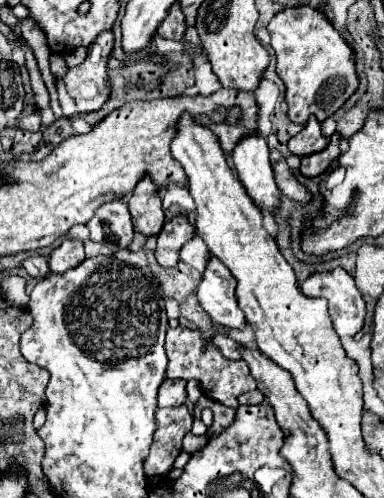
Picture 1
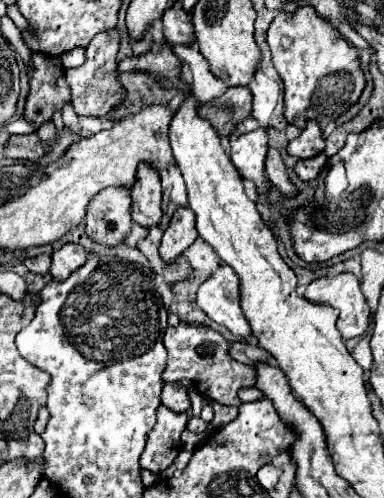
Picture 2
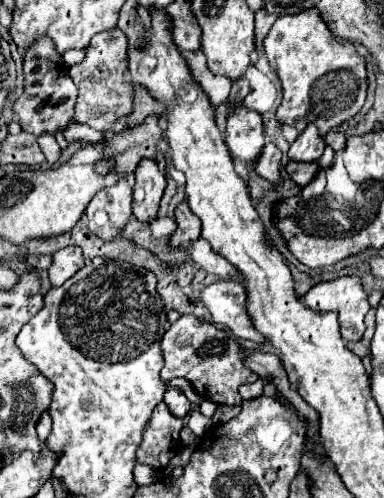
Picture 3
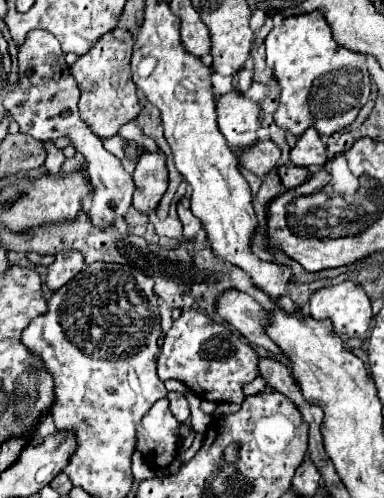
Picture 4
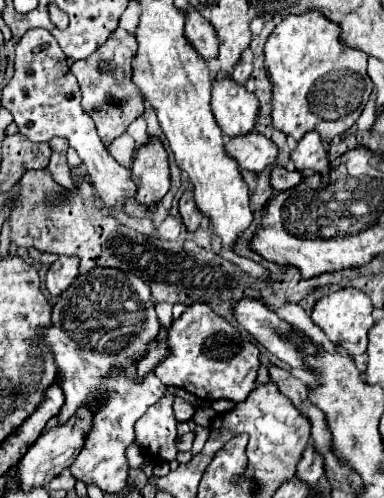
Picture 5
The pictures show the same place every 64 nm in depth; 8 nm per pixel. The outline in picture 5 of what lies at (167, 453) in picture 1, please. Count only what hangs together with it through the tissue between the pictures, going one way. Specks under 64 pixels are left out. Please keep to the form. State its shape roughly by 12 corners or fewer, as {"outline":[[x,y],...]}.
{"outline":[[174,394],[136,422],[136,442],[152,462],[172,462]]}

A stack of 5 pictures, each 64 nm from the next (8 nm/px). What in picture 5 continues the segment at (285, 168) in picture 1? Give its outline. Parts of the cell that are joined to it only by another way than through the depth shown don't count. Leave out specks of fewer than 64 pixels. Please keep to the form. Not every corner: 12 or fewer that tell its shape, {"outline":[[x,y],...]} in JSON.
{"outline":[[252,132],[244,140],[228,140],[228,154],[240,168],[262,172],[278,158],[266,136]]}

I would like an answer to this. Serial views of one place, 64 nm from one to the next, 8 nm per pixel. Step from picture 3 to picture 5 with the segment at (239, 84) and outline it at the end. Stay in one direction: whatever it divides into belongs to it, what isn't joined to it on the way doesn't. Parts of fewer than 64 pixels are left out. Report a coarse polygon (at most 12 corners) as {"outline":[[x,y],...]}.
{"outline":[[240,60],[230,74],[236,84],[244,86],[252,74],[252,64]]}

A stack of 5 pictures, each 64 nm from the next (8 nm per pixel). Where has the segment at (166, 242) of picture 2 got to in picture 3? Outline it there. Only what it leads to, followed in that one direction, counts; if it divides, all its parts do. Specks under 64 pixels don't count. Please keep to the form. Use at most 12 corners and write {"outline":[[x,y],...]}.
{"outline":[[178,204],[176,224],[170,234],[170,248],[192,244],[200,236],[200,220]]}

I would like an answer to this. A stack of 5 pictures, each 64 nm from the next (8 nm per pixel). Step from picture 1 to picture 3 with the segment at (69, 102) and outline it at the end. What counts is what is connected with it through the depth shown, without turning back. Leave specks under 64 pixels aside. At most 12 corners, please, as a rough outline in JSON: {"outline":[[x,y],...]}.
{"outline":[[72,122],[64,132],[66,140],[98,142],[104,138],[94,136],[94,130],[86,124]]}

